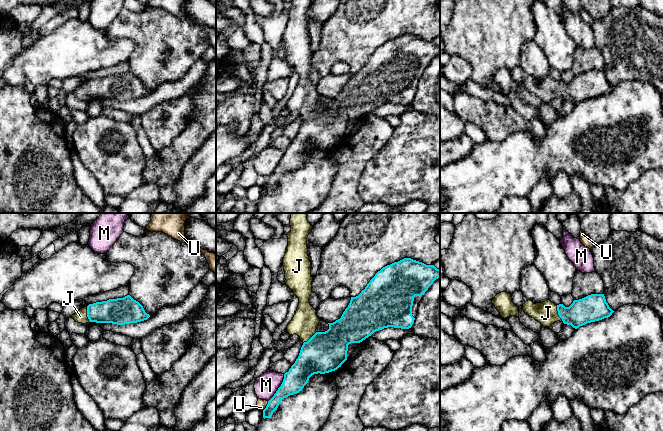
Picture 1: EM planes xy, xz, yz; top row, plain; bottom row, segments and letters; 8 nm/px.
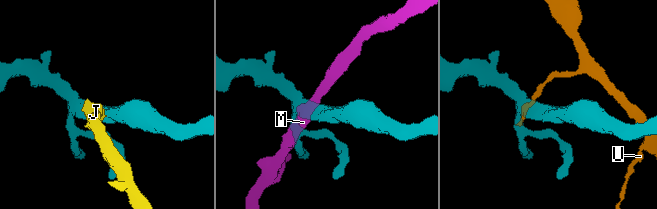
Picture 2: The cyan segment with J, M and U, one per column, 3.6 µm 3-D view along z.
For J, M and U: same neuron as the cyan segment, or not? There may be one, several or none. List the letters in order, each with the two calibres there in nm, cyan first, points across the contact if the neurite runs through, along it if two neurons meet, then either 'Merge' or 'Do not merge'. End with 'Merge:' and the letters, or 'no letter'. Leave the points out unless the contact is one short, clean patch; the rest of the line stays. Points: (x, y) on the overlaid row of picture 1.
J: Thickness 200 nm (cyan) against 180 nm. Path across: yz (588, 309), (579, 313), (558, 313), (546, 313). Merge
M: Thickness 180 nm (cyan) against 190 nm. Boundary: xz (284, 374), (281, 385), (268, 401). Do not merge
U: Thickness 140 nm (cyan) against 80 nm. Boundary: xz (268, 401), (262, 410). Do not merge
Merge: J

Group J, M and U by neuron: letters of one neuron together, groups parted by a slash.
J / M / U

